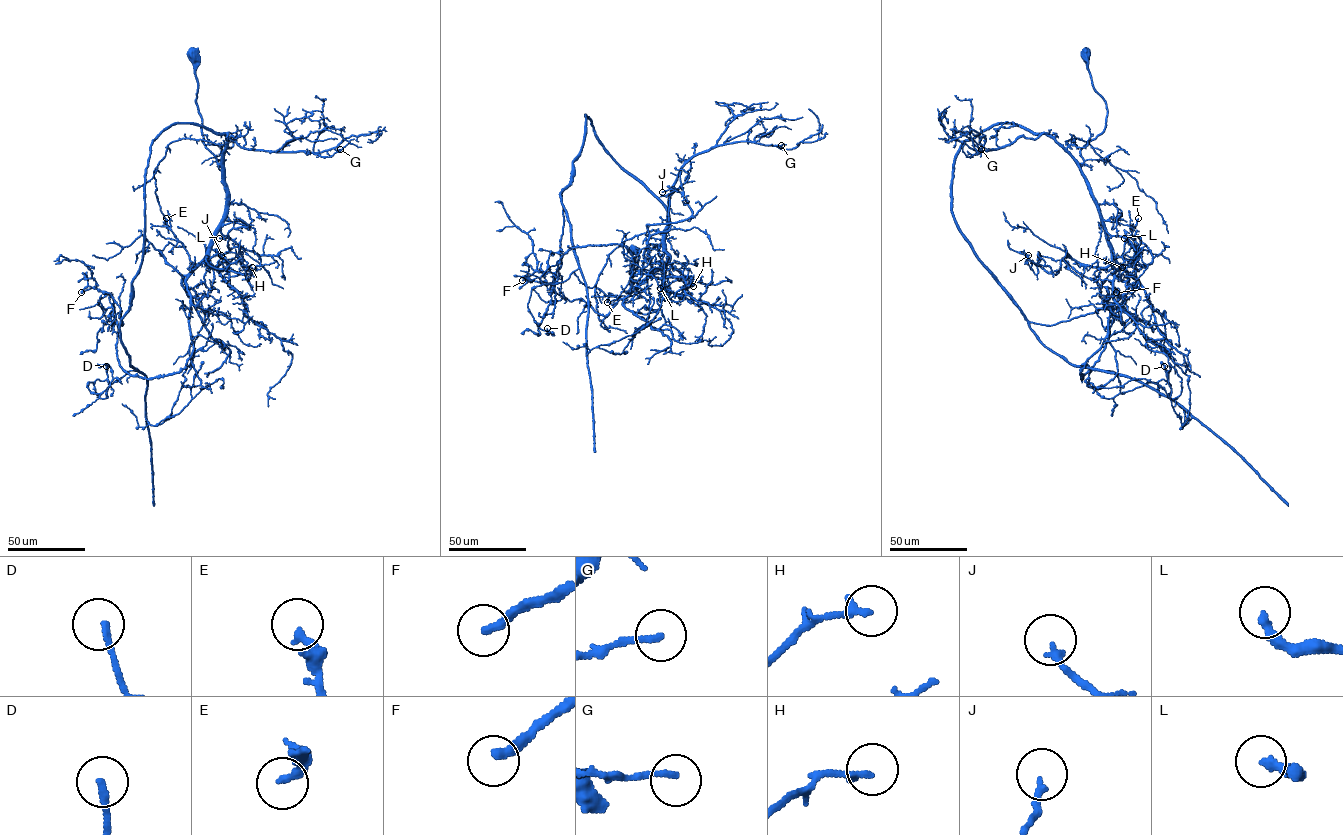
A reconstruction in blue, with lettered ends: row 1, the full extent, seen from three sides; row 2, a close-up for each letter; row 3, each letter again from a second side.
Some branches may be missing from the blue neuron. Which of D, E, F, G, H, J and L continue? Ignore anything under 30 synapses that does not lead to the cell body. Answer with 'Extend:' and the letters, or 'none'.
Extend: D, F

